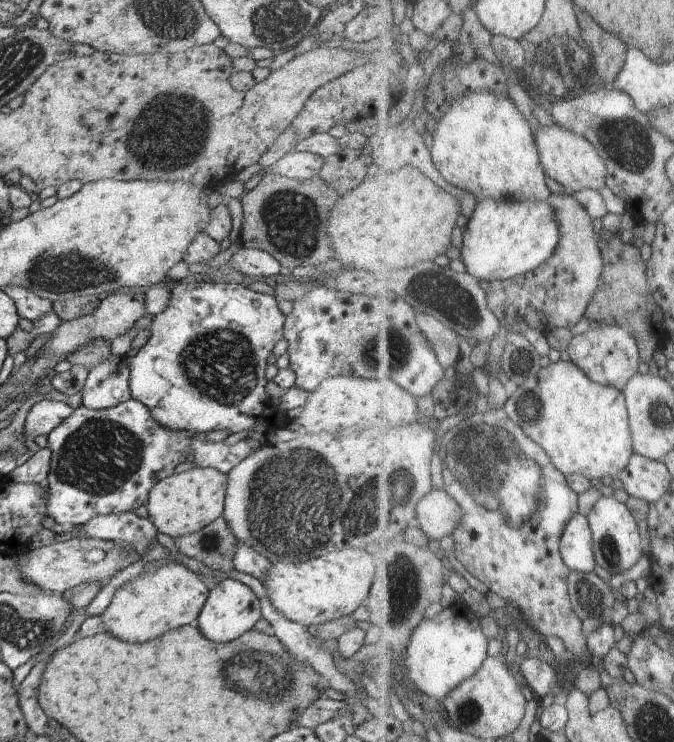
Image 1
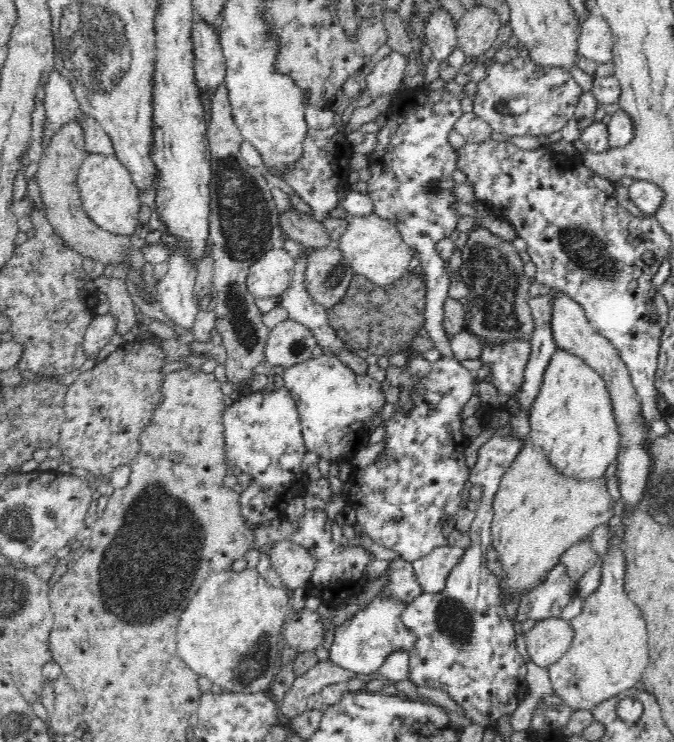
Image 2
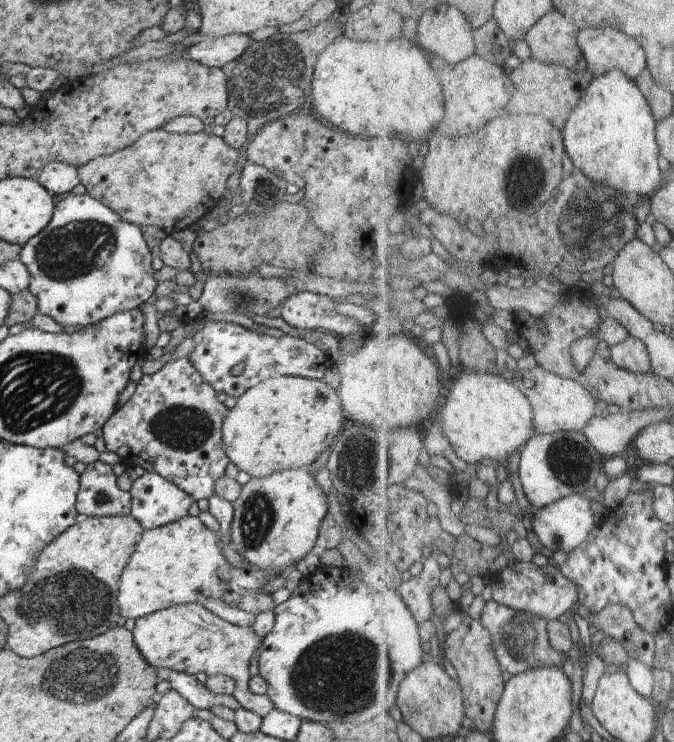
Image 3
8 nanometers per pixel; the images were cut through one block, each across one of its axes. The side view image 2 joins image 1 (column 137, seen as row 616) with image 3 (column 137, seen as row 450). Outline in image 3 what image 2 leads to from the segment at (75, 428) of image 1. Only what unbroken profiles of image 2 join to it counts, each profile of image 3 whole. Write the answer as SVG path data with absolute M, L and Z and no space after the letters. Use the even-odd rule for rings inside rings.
M146 471L131 489L131 514L145 530L164 526L188 515L193 498L157 472Z

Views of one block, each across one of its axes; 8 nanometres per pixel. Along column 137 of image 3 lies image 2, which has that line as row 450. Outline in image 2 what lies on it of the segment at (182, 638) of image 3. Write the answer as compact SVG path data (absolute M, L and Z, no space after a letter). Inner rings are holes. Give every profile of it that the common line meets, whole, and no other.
M555 292L551 300L551 331L558 348L580 357L606 381L606 389L612 399L614 417L621 435L619 456L616 460L618 469L615 476L618 478L621 498L625 500L623 512L633 511L635 504L643 499L648 476L652 470L652 455L648 455L647 445L653 436L643 426L645 421L643 420L641 402L632 384L629 370L618 349L608 338L596 332L596 329L590 324L584 307L564 292Z

